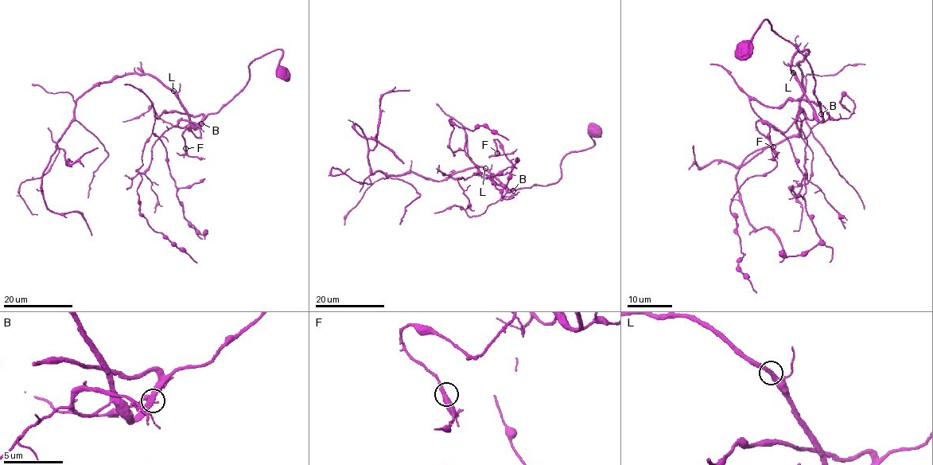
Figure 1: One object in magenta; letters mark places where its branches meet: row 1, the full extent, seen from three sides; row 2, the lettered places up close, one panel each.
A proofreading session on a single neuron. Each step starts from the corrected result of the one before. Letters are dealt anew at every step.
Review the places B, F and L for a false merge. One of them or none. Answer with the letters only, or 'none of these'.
none of these

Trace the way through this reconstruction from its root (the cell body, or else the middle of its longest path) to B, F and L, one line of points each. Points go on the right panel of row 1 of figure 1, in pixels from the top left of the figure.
B: (746, 47), (766, 19), (771, 28), (788, 40), (810, 64), (821, 114)
F: (746, 47), (766, 19), (805, 58), (815, 81), (823, 120), (802, 111), (785, 131), (758, 120), (773, 146)
L: (746, 47), (766, 19), (771, 28), (788, 40), (810, 64), (818, 105), (808, 100), (793, 72)

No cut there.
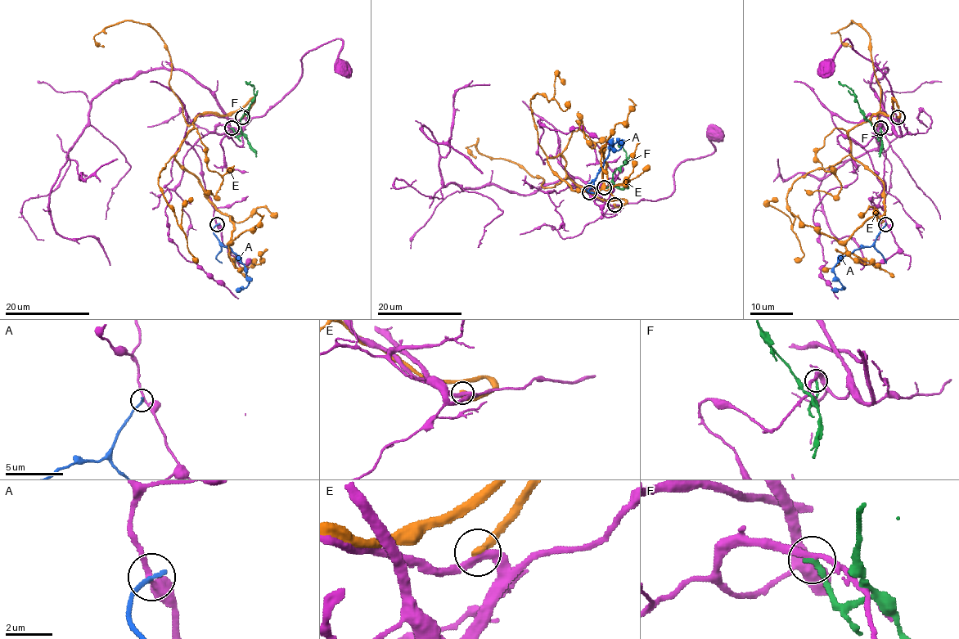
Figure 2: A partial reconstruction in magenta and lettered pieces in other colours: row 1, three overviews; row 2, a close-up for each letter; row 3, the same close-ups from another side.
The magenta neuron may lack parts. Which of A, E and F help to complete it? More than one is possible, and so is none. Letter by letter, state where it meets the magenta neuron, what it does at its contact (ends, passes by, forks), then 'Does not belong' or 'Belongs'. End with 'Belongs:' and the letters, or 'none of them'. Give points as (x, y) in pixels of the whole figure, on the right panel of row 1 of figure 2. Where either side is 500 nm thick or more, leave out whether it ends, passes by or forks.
A: Touches magenta at (885, 224). It ends there. Does not belong
E: Touches magenta at (898, 117). It ends there. Does not belong
F: Touches magenta at (880, 128). It ends there. Does not belong
Belongs: none of them

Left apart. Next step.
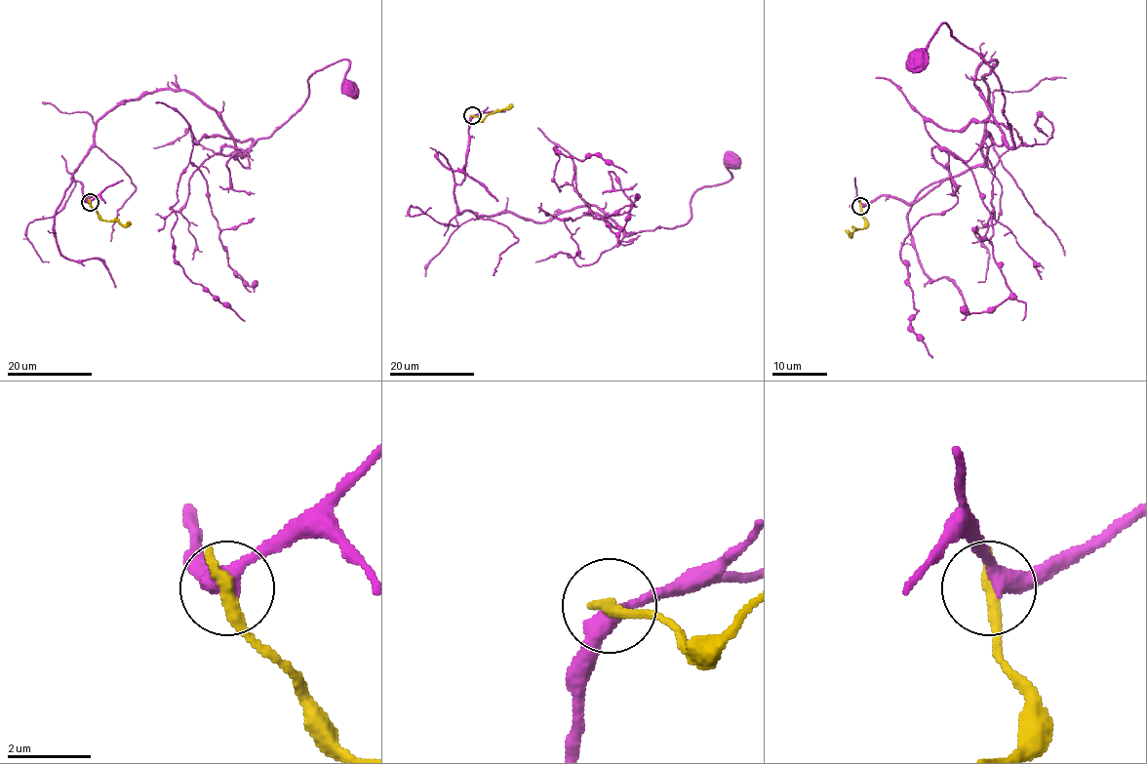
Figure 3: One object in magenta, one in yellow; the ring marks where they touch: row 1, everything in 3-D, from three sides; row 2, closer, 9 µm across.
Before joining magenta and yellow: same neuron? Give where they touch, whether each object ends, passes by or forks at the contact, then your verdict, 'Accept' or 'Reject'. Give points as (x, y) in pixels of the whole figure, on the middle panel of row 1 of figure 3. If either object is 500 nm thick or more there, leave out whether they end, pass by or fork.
Place: (472, 115). At the ring magenta passes by. At the ring yellow ends. Reject

